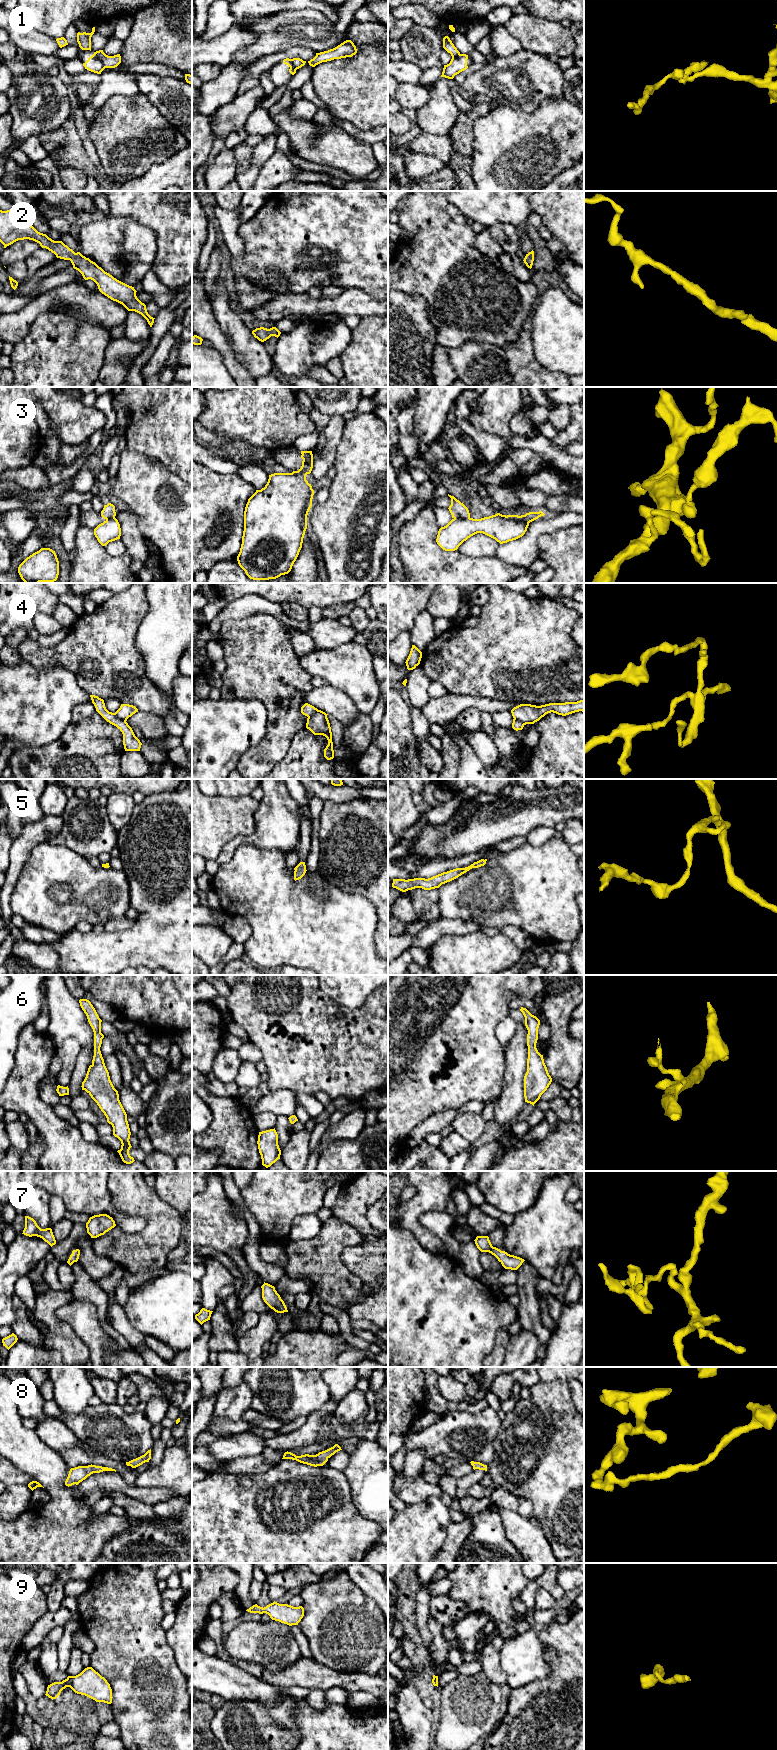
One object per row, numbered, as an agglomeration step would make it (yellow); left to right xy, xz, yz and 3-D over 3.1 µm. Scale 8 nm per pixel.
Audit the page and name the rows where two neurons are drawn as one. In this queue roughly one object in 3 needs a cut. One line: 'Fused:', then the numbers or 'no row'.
Fused: 1, 3, 4

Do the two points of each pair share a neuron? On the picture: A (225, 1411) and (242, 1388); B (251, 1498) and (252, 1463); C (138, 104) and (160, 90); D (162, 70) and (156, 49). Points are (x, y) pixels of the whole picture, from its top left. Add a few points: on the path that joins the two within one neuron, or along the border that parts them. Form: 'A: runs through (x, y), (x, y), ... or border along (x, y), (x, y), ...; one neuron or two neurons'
A: runs through (230, 1405), (241, 1394); one neuron
B: border along (274, 1465), (259, 1473), (229, 1474); two neurons
C: border along (140, 91), (162, 116); two neurons
D: border along (136, 64), (144, 62), (163, 63), (181, 72); two neurons

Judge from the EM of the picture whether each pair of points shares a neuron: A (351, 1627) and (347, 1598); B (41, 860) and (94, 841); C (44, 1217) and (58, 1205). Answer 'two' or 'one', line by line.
A: one
B: two
C: two

